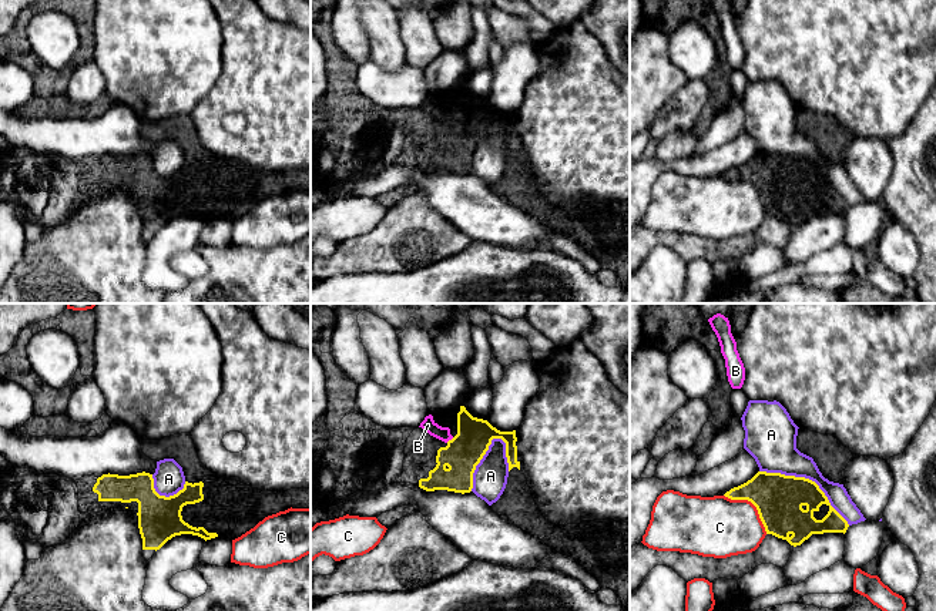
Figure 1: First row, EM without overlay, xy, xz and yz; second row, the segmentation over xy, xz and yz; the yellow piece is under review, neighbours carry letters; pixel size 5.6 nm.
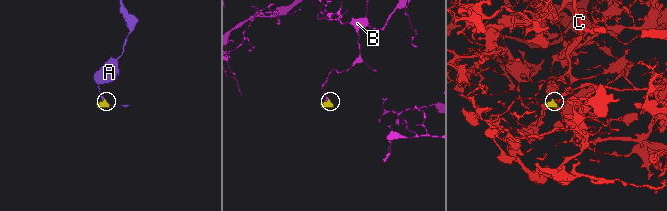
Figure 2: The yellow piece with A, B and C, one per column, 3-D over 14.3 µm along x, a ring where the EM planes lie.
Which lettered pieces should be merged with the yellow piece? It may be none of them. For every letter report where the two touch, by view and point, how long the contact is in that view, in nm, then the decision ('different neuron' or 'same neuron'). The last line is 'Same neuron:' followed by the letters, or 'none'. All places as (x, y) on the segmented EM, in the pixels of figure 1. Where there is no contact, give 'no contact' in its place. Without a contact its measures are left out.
A: contact yz (808, 479); length 600 nm; different neuron
B: contact xz (449, 440); length 50 nm; different neuron
C: contact yz (752, 503); length 340 nm; different neuron
Same neuron: none

